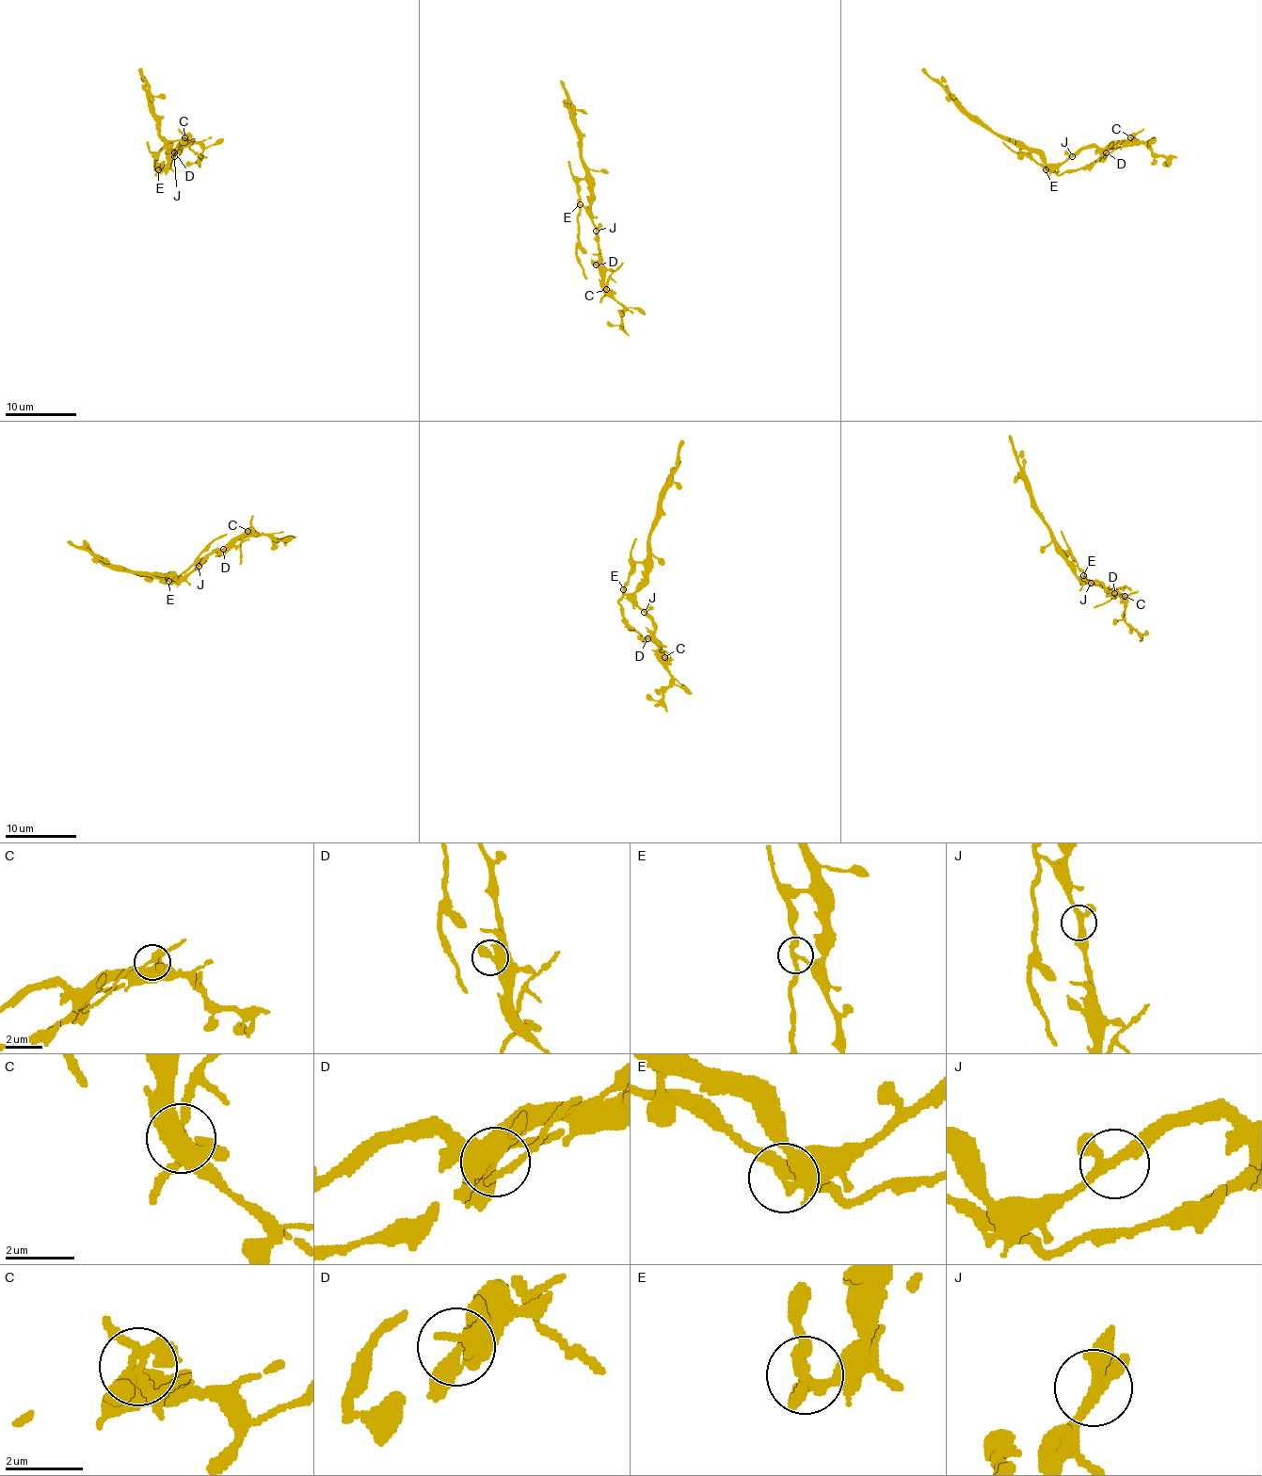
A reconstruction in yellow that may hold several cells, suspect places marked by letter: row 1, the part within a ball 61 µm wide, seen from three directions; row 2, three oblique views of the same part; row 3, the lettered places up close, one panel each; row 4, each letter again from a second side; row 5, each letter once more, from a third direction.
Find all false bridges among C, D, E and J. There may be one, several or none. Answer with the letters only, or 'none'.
C, E

